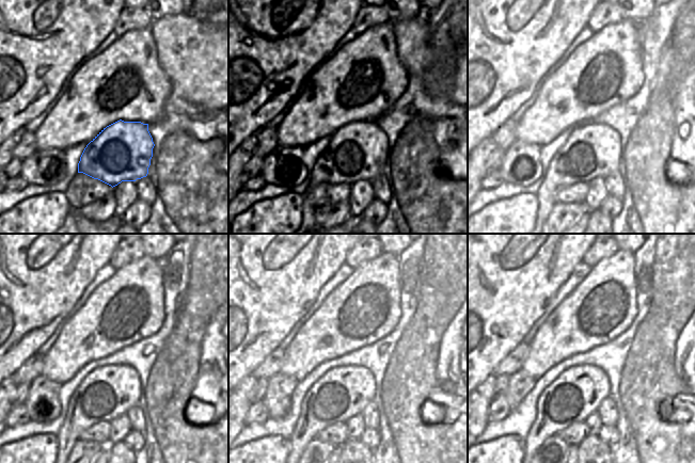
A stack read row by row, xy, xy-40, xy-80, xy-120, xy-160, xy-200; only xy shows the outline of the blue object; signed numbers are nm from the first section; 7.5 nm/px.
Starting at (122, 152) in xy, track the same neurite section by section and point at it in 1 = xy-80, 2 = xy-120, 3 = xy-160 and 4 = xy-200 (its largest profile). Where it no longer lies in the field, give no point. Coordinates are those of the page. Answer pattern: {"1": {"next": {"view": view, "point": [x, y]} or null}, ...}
{"1": {"next": {"view": "xy-80", "point": [593, 150]}}, "2": {"next": {"view": "xy-120", "point": [108, 392]}}, "3": {"next": {"view": "xy-160", "point": [342, 393]}}, "4": {"next": {"view": "xy-200", "point": [579, 390]}}}

